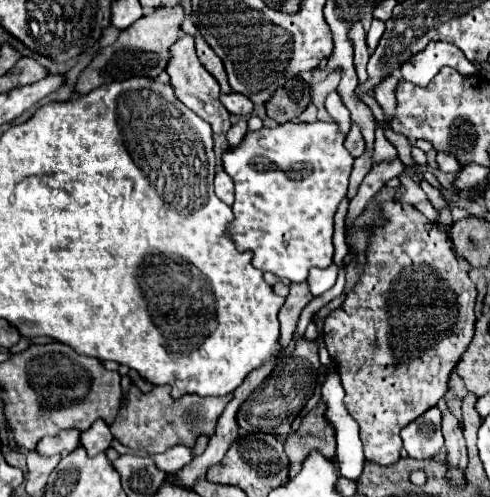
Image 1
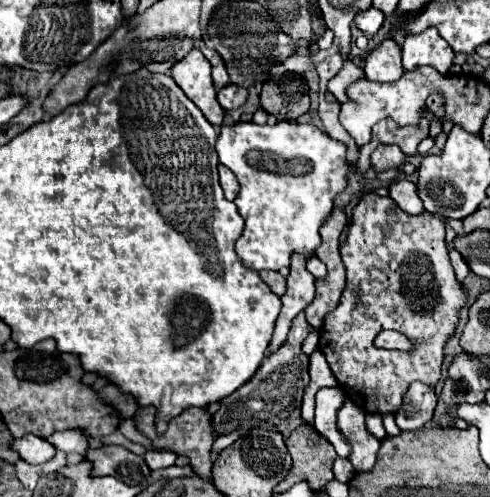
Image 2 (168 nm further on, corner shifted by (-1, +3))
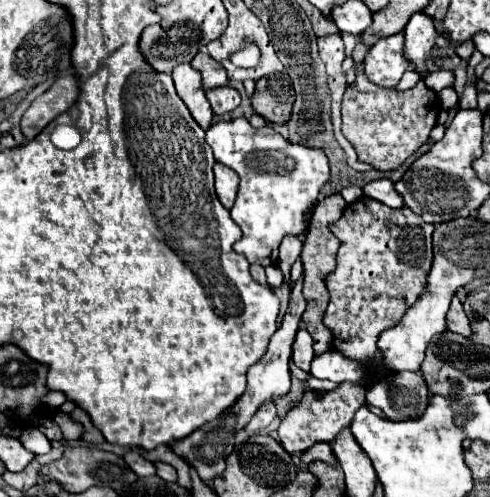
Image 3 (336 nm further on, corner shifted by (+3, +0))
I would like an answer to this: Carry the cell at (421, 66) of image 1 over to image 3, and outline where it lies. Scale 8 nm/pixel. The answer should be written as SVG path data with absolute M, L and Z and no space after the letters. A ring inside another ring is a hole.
M422 13L412 15L404 33L406 33L404 57L424 77L428 73L426 63L428 63L428 57L434 49L434 35L436 35L432 19L428 15L422 15Z

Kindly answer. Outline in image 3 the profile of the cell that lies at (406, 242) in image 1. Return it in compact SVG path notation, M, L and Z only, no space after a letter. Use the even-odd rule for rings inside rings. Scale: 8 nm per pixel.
M362 197L348 205L342 217L330 225L330 231L340 239L340 249L336 255L336 271L326 277L326 287L330 291L330 303L324 315L324 325L332 333L332 351L340 351L344 357L356 361L364 371L364 385L390 383L394 371L382 367L382 353L378 349L378 337L382 331L396 327L406 311L422 297L428 285L428 273L432 267L432 231L434 225L426 223L412 209L392 209L370 197Z

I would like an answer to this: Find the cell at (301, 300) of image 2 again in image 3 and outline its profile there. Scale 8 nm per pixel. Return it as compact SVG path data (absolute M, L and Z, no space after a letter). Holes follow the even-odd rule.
M294 237L284 239L284 241L282 241L282 245L280 245L278 267L282 269L282 273L284 273L284 285L288 285L288 287L292 287L292 283L290 283L288 279L290 279L290 269L292 269L294 261L296 261L296 259L298 259L298 255L300 255L300 247L302 247L300 239L294 239Z

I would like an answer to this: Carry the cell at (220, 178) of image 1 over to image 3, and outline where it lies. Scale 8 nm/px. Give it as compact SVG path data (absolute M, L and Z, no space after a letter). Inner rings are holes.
M220 163L214 165L214 175L216 175L216 193L218 193L218 199L220 199L220 203L226 209L230 209L234 205L236 191L238 191L238 181L240 179L238 179L238 175L232 169L228 169L228 167L220 165Z

